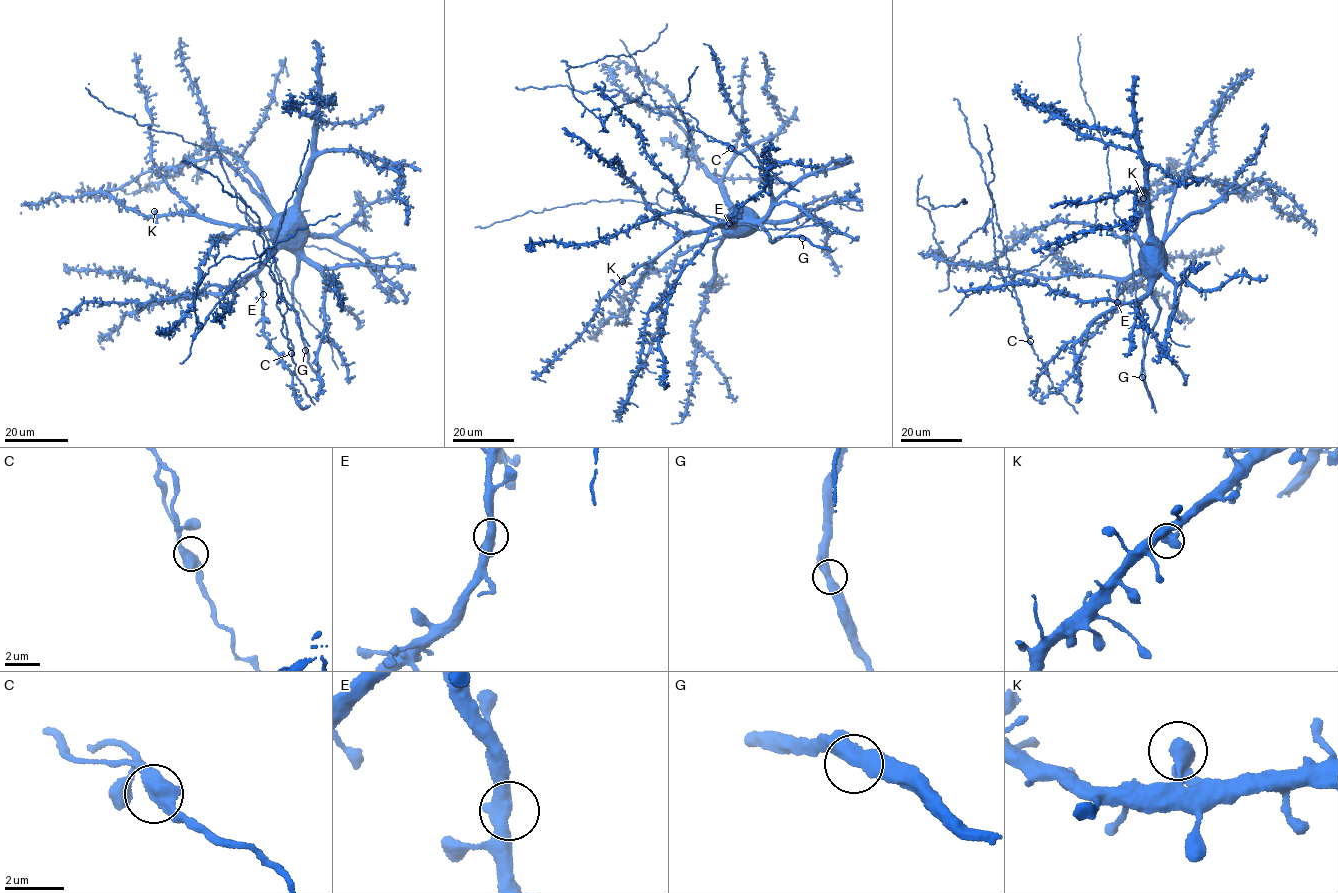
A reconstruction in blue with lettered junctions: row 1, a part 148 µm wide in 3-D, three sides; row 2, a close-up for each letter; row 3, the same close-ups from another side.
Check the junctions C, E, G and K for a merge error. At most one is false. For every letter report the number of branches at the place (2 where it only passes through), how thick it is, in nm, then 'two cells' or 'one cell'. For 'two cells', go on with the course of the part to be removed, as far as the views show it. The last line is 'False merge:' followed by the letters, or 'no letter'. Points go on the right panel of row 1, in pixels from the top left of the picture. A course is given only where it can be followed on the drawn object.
C: branches 2; calibre 480 nm; two cells; course (1030, 341), (997, 269), (991, 220), (949, 266), (917, 204), (962, 199)
E: branches 2; calibre 480 nm; one cell
G: branches 2; calibre 480 nm; one cell
K: branches 2; calibre 480 nm; one cell
False merge: C

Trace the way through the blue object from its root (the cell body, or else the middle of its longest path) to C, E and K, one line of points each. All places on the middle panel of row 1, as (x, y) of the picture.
C: (738, 217), (730, 225), (657, 203), (657, 193), (676, 190), (687, 172), (682, 120), (731, 148)
E: (738, 217), (730, 225), (721, 227), (718, 224), (729, 223)
K: (738, 217), (678, 238), (660, 254), (634, 267), (622, 281)

